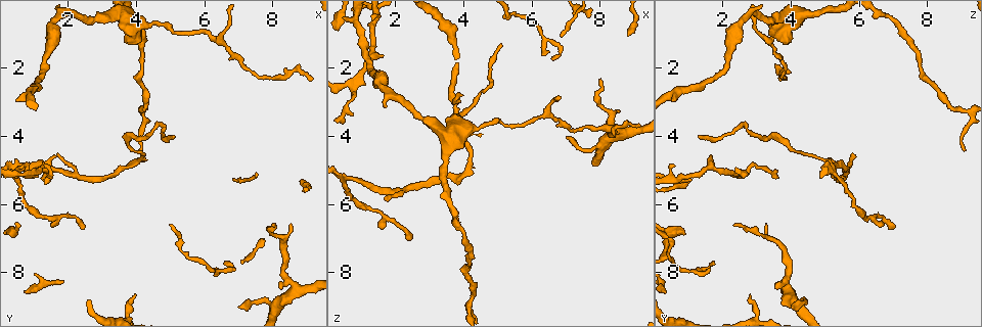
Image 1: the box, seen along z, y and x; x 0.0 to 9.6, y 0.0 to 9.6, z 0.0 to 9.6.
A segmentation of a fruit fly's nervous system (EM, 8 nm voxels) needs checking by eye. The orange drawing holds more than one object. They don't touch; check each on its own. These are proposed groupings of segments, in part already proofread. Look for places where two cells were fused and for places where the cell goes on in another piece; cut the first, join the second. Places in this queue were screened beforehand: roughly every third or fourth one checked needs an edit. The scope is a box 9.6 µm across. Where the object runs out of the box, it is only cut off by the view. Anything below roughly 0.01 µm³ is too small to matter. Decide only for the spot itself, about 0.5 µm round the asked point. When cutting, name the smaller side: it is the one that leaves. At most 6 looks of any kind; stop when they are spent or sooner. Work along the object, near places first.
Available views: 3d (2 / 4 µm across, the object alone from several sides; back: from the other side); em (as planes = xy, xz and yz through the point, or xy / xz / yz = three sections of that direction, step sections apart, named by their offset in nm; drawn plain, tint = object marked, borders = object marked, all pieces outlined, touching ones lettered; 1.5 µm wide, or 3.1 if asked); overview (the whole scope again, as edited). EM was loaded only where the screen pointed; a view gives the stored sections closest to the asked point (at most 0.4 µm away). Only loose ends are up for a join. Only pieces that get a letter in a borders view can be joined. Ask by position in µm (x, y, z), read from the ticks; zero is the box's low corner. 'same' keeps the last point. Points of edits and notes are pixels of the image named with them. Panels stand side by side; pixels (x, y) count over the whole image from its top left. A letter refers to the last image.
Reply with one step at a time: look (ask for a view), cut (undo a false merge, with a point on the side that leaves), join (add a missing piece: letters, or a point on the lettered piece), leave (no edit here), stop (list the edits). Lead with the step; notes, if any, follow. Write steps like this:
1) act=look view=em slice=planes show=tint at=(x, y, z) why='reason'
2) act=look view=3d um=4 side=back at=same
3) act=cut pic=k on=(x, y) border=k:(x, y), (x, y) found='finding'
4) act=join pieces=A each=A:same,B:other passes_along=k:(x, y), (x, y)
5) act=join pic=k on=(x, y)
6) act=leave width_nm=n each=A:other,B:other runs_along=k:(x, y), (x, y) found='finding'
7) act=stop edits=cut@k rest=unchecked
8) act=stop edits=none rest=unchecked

act=look view=3d um=4 side=back at=(4.00, 8.75, 2.70) why='thin end'

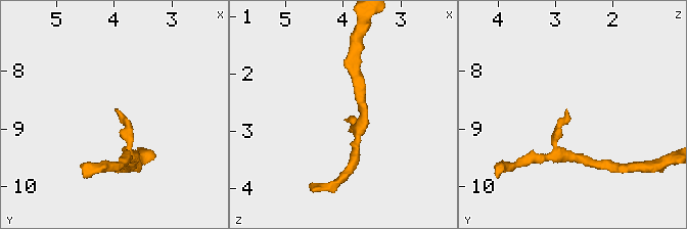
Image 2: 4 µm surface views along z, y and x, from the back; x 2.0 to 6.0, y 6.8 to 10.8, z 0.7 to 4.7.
act=look view=em slice=xz step=8 show=borders at=(3.95, 8.75, 2.75)

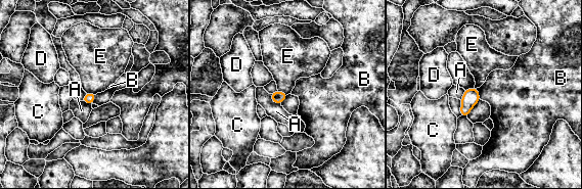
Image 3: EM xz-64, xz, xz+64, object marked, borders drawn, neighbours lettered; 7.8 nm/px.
act=look view=em slice=planes show=borders at=same why='another direction'

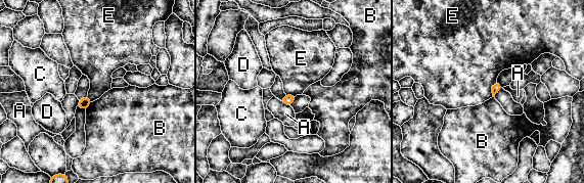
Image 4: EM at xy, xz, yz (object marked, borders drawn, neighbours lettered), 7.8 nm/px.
act=leave each=A:other,B:other,C:other,D:other,E:other border=4:(496, 80), (492, 86), (492, 96) found='none of them fits'

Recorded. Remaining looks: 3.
act=look view=3d um=2 at=(9.10, 2.35, 3.75) why='long arm stops here'

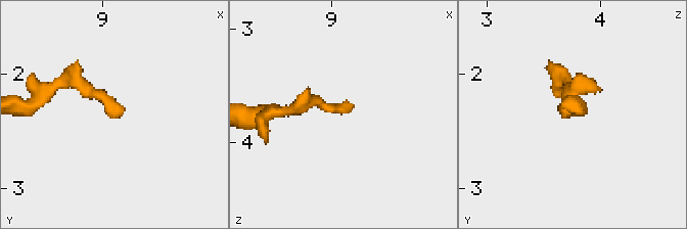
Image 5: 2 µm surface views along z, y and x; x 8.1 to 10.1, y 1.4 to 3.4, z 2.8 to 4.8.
act=look view=em slice=yz step=8 show=tint at=(9.16, 2.34, 3.72) why='now the EM'

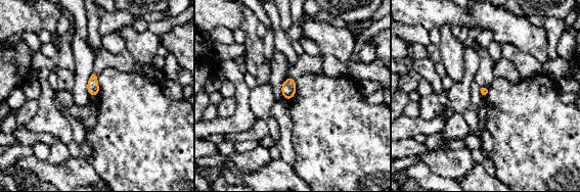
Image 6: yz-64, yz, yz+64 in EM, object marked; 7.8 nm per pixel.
act=look view=em slice=planes show=borders at=same why='cut it another way'

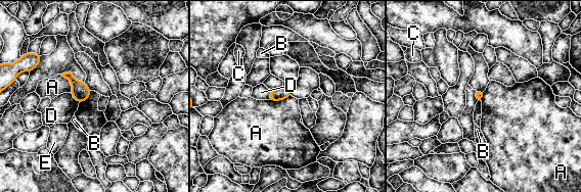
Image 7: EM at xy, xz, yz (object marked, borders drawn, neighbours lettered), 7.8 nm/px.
act=leave width_nm=70 each=A:other,B:other,C:other,D:other,E:other border=7:(291, 95), (280, 100), (268, 100) found='none of them fits'

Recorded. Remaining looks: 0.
act=stop edits=none rest=unchecked

